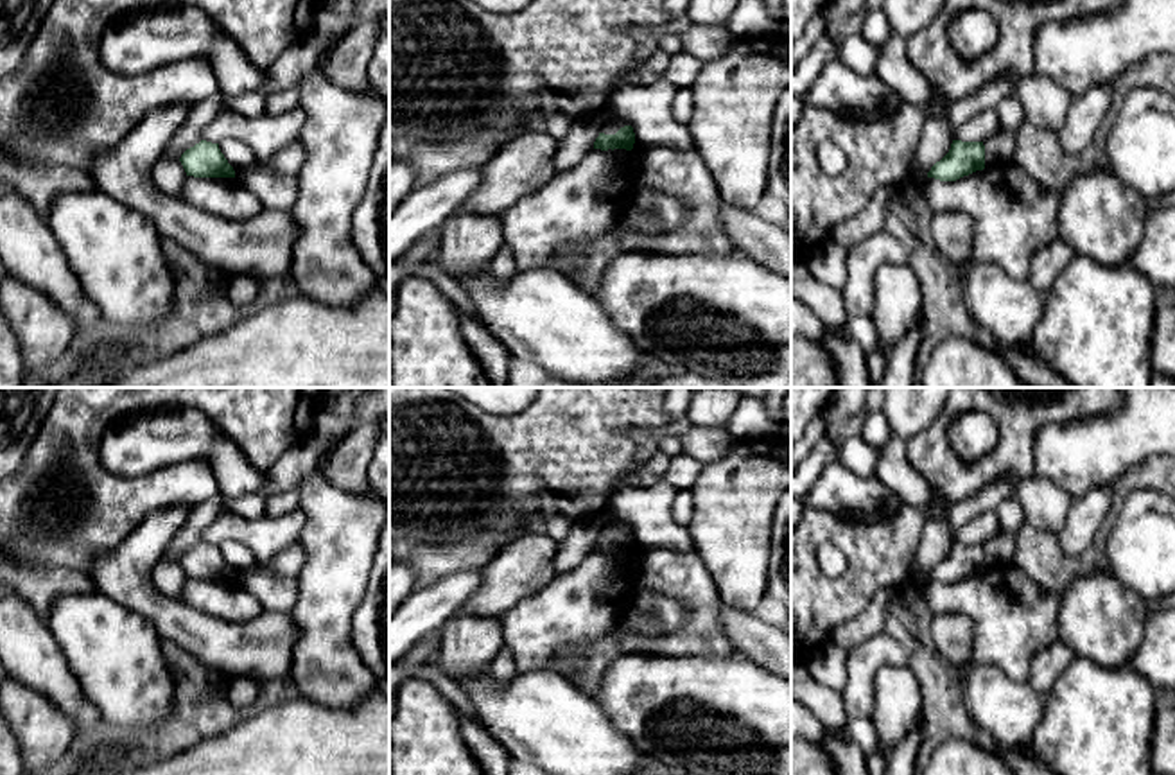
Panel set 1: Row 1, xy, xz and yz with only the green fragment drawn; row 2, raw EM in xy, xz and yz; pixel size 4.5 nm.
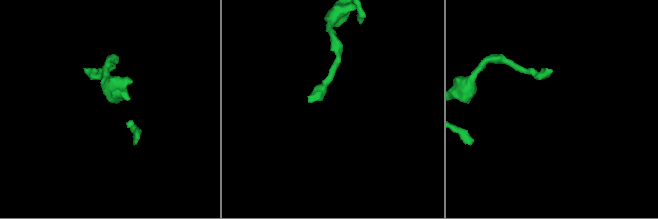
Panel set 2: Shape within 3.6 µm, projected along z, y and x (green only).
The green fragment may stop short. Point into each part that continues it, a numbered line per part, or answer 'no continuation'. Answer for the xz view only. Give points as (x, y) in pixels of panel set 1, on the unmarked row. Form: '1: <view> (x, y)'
no continuation

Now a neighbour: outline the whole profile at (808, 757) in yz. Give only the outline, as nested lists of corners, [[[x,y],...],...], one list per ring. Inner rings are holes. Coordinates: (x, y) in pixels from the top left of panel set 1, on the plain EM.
[[[791,739],[791,775],[834,775],[820,743]]]

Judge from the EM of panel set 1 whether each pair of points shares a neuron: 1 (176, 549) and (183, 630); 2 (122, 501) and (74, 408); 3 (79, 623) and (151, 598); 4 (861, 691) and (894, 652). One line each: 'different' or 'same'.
1: different
2: same
3: different
4: same

